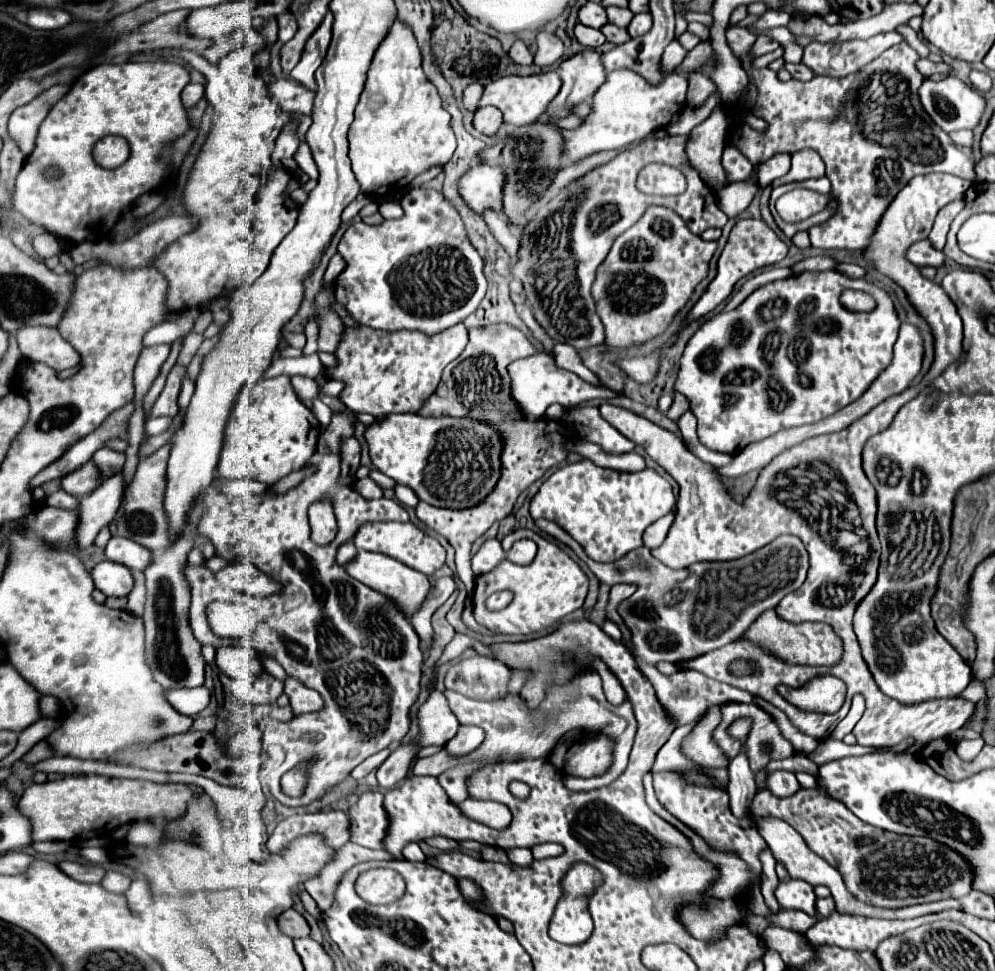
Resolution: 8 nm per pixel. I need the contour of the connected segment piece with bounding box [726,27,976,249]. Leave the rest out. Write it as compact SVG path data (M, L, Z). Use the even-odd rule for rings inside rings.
M728 27L726 39L734 55L740 57L742 67L746 69L750 83L758 89L754 115L762 117L768 123L768 131L758 133L748 125L740 125L732 131L730 141L752 161L762 163L770 159L774 153L794 153L800 149L814 149L820 153L822 161L826 163L826 177L832 183L832 195L838 199L838 211L834 217L830 217L826 223L814 225L808 229L812 247L820 249L866 249L878 229L878 223L882 215L886 213L890 201L904 189L904 185L916 175L924 173L950 173L968 181L976 179L974 171L974 153L970 147L956 145L938 125L934 125L932 117L922 109L922 103L918 101L918 87L922 85L924 77L916 69L916 61L920 59L918 53L906 43L898 43L890 49L886 49L880 57L876 57L870 65L866 65L862 71L846 75L846 77L814 77L812 81L780 81L774 71L768 67L764 69L752 69L748 51L752 43L756 41L756 35L748 33L744 27ZM882 73L882 81L872 83L872 77ZM880 139L896 139L896 147L884 147Z

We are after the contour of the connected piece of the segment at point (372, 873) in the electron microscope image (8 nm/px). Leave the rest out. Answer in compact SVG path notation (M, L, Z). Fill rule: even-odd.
M370 869L356 881L356 893L372 905L388 905L402 897L406 885L402 875L390 869Z

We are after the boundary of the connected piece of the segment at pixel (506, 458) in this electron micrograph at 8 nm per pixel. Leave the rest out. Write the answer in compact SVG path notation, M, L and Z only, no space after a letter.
M498 323L492 327L474 327L468 331L470 341L462 355L458 355L442 373L442 381L434 395L418 411L424 417L472 417L472 419L486 419L504 435L504 453L502 453L502 477L496 489L474 509L468 511L454 511L454 509L438 509L428 503L416 505L416 515L436 533L444 535L450 545L456 549L456 567L458 577L466 585L466 591L474 591L474 573L470 569L470 547L472 543L496 521L508 517L514 509L518 495L530 487L536 479L540 479L550 467L562 463L568 455L564 443L570 441L574 435L560 425L558 421L540 419L540 421L526 421L514 401L510 399L510 377L506 367L522 357L536 353L532 343L524 337L520 329L512 329L506 323Z

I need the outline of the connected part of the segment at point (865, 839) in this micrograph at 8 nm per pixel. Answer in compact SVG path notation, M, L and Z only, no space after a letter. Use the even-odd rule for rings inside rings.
M823 788L800 789L796 795L786 797L786 799L778 799L772 793L768 793L766 789L756 793L756 797L752 799L752 807L750 807L752 815L758 817L778 817L784 819L786 823L790 823L806 841L806 845L818 853L822 859L826 859L834 869L838 869L838 873L842 875L848 891L858 897L858 901L876 905L876 907L884 907L884 909L900 909L900 907L910 907L910 905L920 905L920 903L932 903L932 901L940 901L940 899L958 899L966 893L970 893L970 885L972 885L972 867L952 849L928 839L928 837L910 837L910 835L898 835L898 833L890 833L890 831L882 831L876 829L864 821L860 821L846 805L842 805L840 801L834 801L832 797Z

